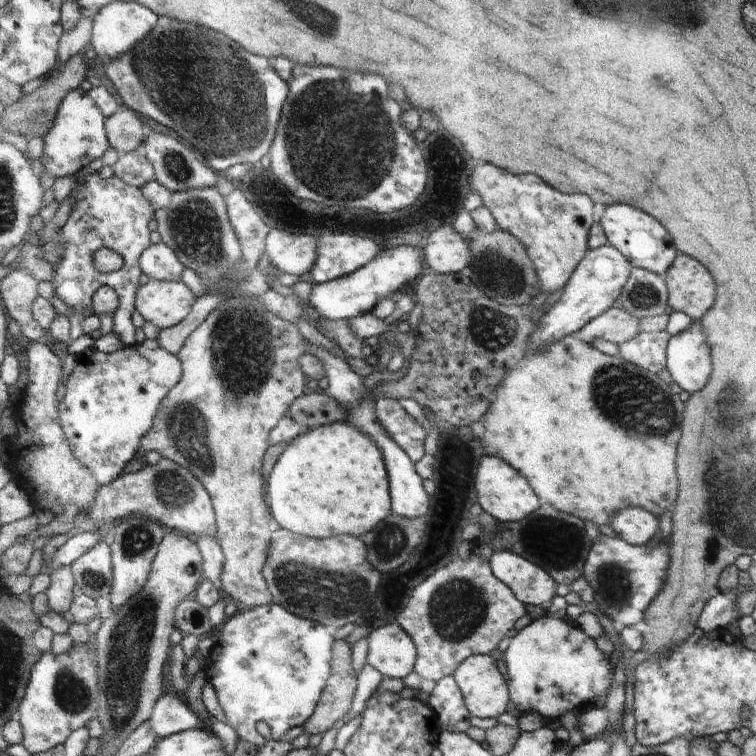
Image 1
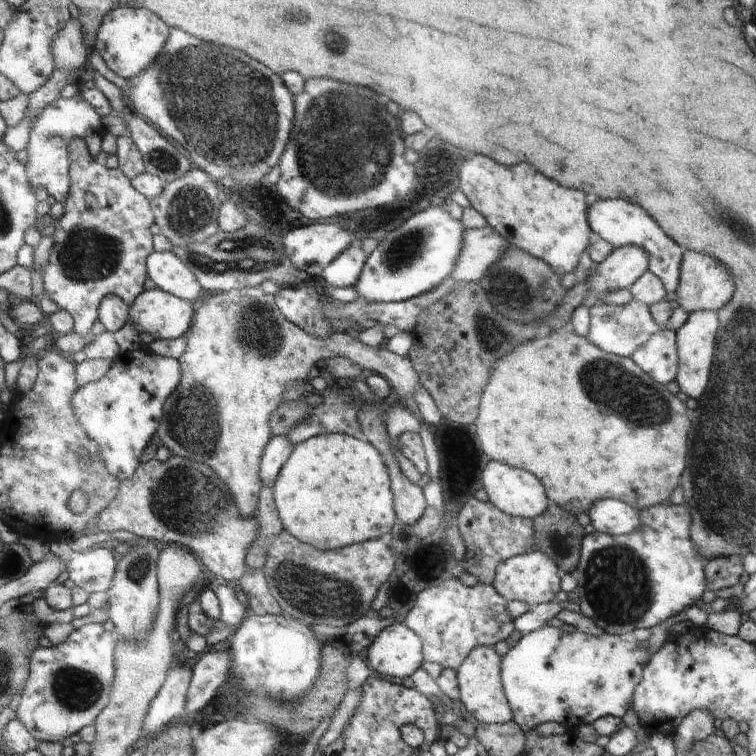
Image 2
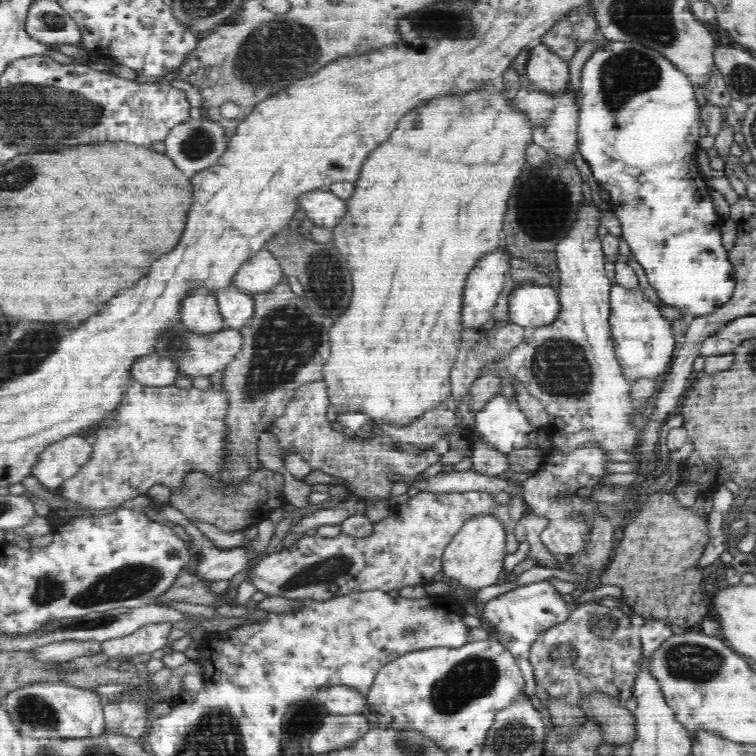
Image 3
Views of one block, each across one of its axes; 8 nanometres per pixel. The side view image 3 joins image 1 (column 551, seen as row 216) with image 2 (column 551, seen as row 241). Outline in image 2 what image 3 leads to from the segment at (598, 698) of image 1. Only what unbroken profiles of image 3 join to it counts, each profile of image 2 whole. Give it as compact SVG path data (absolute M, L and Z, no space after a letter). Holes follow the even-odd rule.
M550 624L523 634L503 658L503 684L508 702L515 712L513 721L528 732L547 722L562 725L568 722L569 729L571 726L578 728L578 724L592 724L604 716L621 718L631 707L635 689L643 680L648 662L652 662L652 655L646 645L637 644L629 636L610 633L594 636L577 630L568 632Z

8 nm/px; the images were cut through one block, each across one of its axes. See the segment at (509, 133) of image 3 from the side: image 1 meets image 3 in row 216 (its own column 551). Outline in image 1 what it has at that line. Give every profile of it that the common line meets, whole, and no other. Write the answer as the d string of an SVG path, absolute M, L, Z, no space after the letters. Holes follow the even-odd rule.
M572 334L562 337L559 341L552 344L543 344L536 350L529 351L522 360L520 366L516 366L511 370L510 374L504 380L503 384L495 390L495 396L491 401L491 406L484 416L484 434L479 439L486 455L494 455L503 458L504 462L511 463L516 466L516 470L520 470L528 482L532 482L532 486L536 486L536 494L540 494L540 498L544 498L546 502L550 502L554 508L574 514L583 521L594 522L597 526L609 524L614 516L606 516L604 510L618 510L618 506L622 506L620 502L652 502L654 508L650 512L657 516L661 516L662 512L670 510L670 506L674 504L676 496L678 496L678 478L676 478L676 448L678 448L678 440L680 440L680 424L682 424L682 410L684 404L678 398L678 394L674 394L670 390L670 386L666 384L662 378L658 378L652 371L644 370L635 364L626 362L620 356L612 356L598 351L589 342L579 338L578 335ZM596 496L624 496L624 498L598 498L598 512L596 512Z

